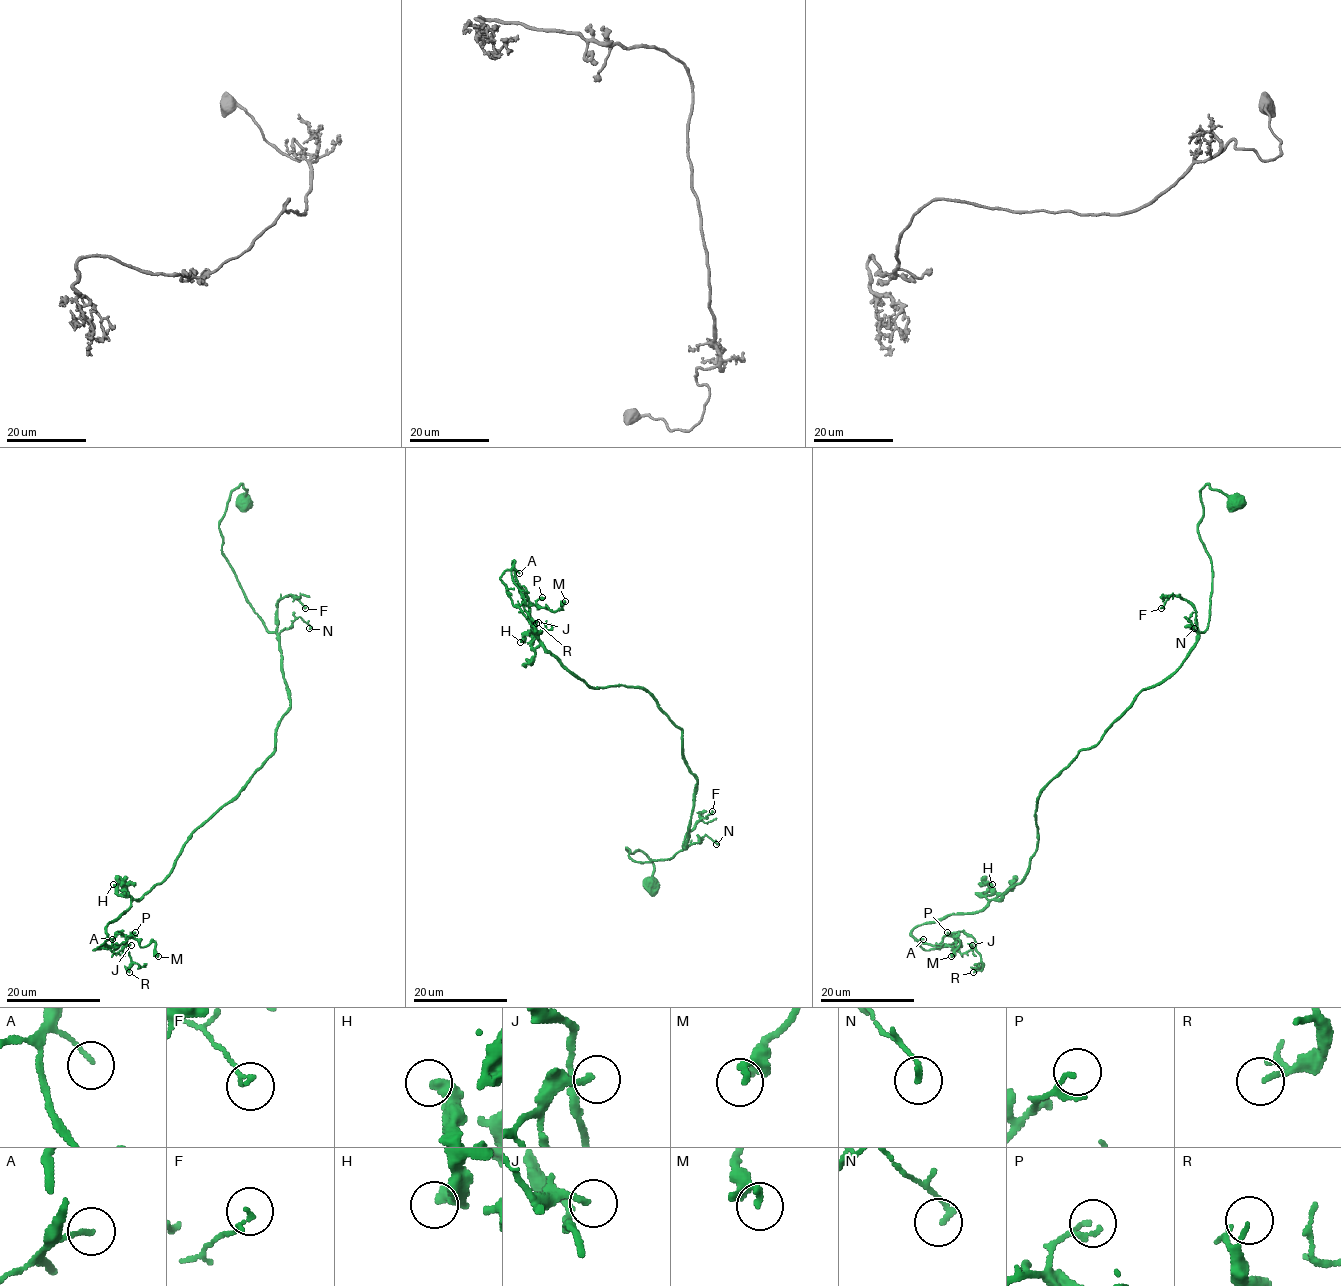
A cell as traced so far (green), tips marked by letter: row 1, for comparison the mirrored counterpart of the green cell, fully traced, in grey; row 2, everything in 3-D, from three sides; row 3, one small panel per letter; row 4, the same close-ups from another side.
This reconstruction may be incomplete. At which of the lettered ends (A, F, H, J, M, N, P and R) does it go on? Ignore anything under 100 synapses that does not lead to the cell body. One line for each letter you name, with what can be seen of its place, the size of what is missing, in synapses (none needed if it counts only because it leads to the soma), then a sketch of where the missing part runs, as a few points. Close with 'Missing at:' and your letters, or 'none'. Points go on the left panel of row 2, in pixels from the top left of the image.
Missing at: none

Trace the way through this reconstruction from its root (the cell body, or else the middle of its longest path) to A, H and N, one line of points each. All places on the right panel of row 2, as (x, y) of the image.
A: (1229, 502), (1200, 491), (1211, 593), (1190, 653), (1042, 791), (1027, 874), (980, 910), (918, 925), (923, 939)
H: (1229, 502), (1208, 484), (1200, 491), (1208, 627), (1047, 784), (1027, 874), (1000, 899), (981, 896), (992, 884)
N: (1229, 502), (1208, 484), (1200, 491), (1197, 532), (1211, 563), (1211, 593), (1203, 632), (1185, 617), (1194, 628)

